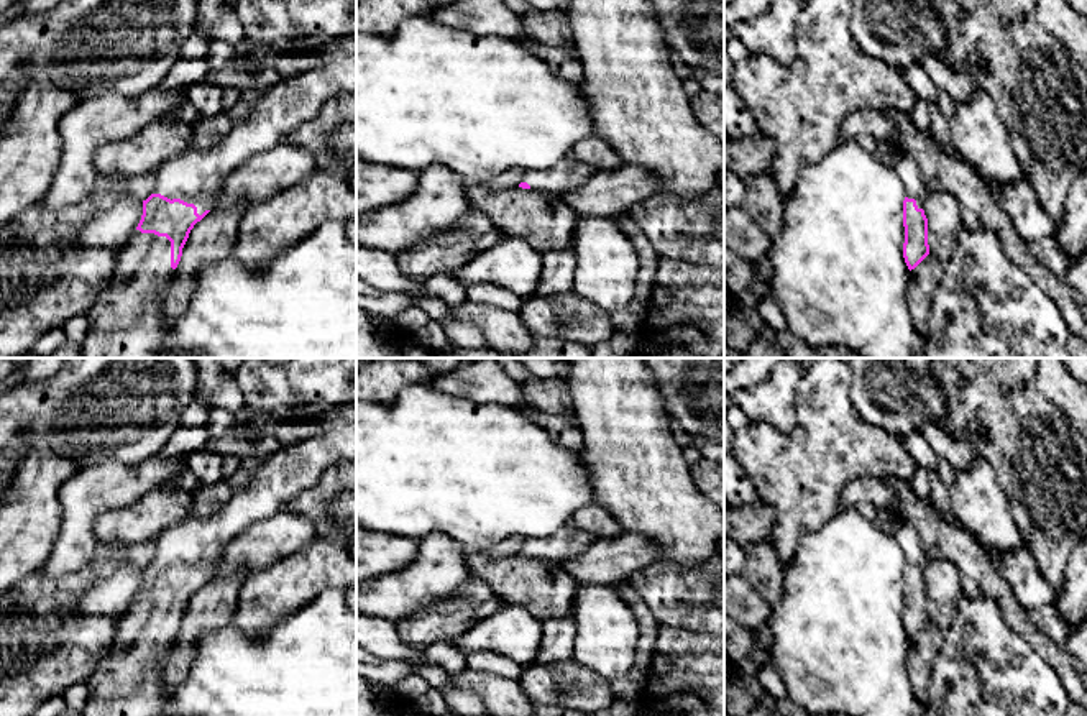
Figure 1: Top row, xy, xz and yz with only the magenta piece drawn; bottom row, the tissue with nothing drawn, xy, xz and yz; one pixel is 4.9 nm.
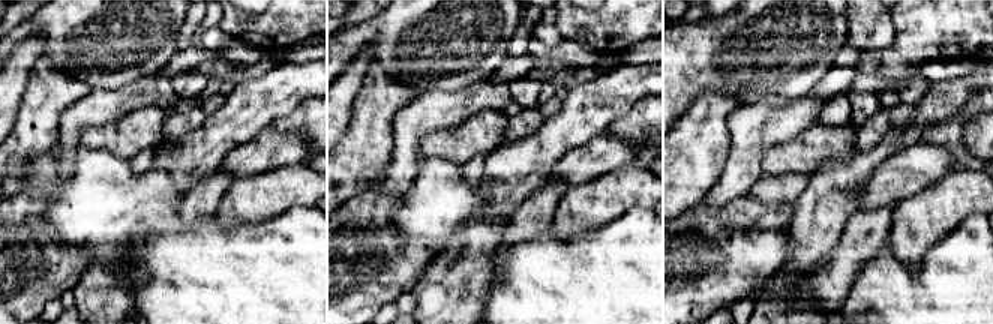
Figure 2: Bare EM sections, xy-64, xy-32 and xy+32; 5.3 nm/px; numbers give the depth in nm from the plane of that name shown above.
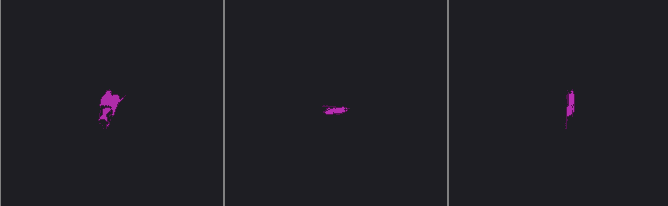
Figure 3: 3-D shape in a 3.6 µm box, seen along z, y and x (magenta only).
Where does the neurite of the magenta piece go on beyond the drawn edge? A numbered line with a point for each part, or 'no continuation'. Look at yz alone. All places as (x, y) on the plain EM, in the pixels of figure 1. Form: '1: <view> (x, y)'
1: yz (907, 536)

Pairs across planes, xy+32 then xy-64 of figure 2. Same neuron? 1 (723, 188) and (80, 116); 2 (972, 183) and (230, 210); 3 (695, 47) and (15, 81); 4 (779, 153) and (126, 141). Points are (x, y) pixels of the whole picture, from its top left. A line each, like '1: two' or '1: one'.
1: one
2: one
3: two
4: one

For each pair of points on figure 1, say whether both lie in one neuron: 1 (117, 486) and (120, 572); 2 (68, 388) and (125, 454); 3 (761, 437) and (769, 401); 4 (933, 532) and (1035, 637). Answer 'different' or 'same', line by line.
1: different
2: same
3: different
4: same

